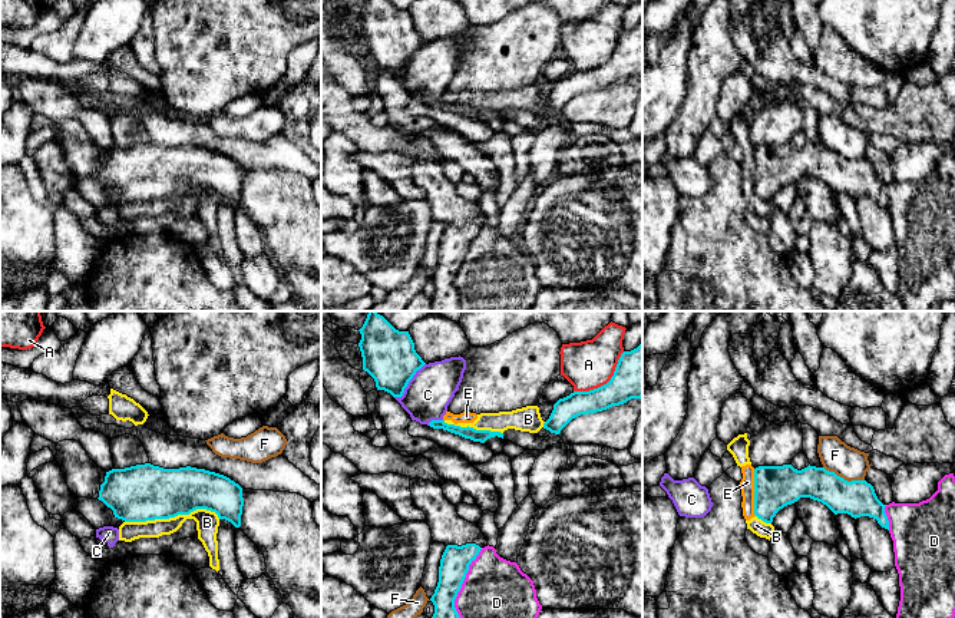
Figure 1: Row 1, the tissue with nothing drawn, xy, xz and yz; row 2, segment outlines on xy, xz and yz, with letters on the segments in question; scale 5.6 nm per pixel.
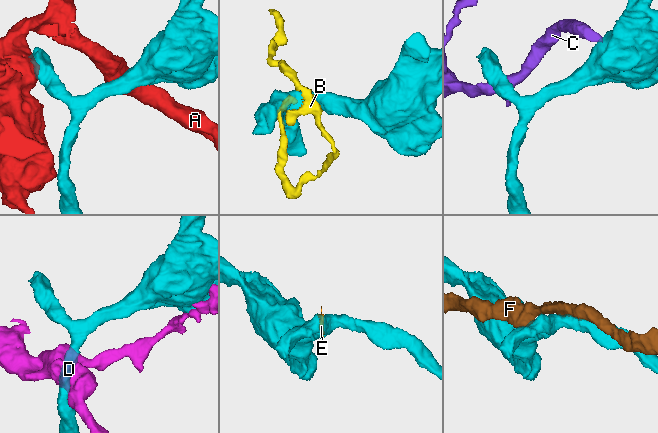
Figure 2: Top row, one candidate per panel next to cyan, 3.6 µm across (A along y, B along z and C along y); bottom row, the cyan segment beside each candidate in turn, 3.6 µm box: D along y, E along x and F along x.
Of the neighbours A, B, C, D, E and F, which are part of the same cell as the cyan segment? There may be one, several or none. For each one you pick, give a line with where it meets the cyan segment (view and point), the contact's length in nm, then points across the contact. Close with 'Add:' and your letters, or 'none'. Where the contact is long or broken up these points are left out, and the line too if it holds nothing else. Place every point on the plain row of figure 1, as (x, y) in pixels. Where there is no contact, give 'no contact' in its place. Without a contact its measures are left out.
Add: none

